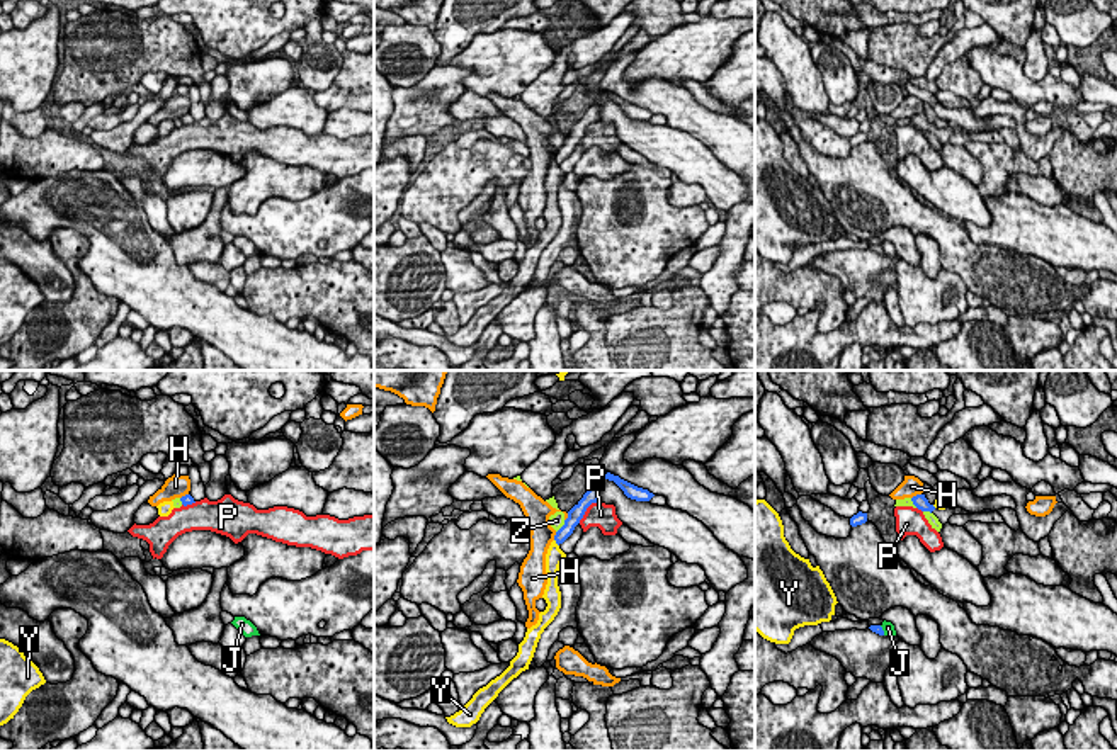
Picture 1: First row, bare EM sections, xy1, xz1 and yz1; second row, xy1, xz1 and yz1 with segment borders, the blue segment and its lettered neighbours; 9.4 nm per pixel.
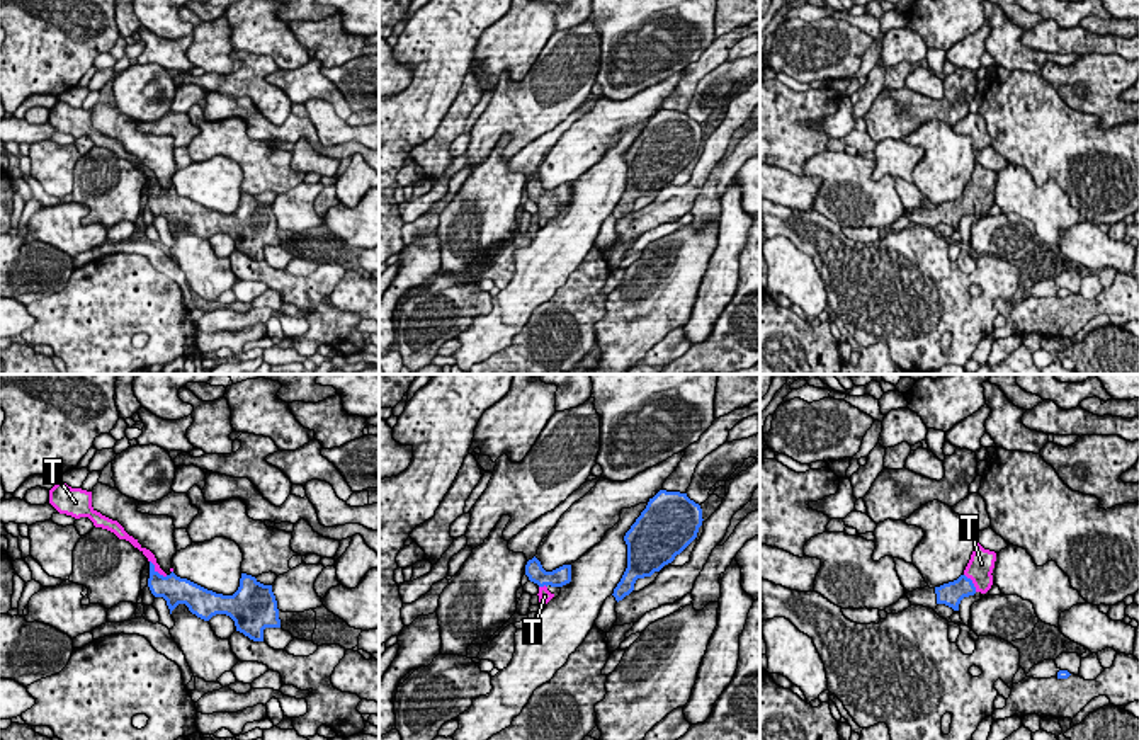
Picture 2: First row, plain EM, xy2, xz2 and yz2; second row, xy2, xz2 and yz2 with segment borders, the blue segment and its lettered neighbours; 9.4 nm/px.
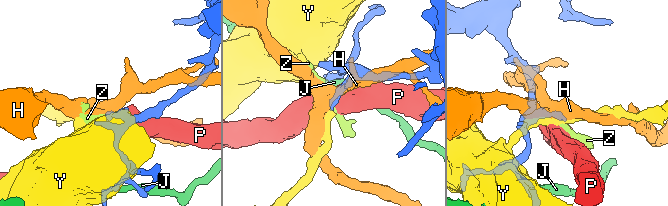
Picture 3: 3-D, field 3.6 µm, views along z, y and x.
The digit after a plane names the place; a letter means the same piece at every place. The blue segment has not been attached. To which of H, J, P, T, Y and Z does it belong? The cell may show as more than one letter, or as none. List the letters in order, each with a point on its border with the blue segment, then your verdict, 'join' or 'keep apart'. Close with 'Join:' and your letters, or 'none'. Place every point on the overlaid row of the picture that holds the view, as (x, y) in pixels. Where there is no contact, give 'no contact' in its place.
H: yz1 (917, 495) | keep apart
J: yz1 (883, 631) | keep apart
P: xz1 (585, 510) | keep apart
T: xy2 (157, 572) | join
Y: xz1 (556, 542) | keep apart
Z: xz1 (561, 527) | keep apart
Join: T

